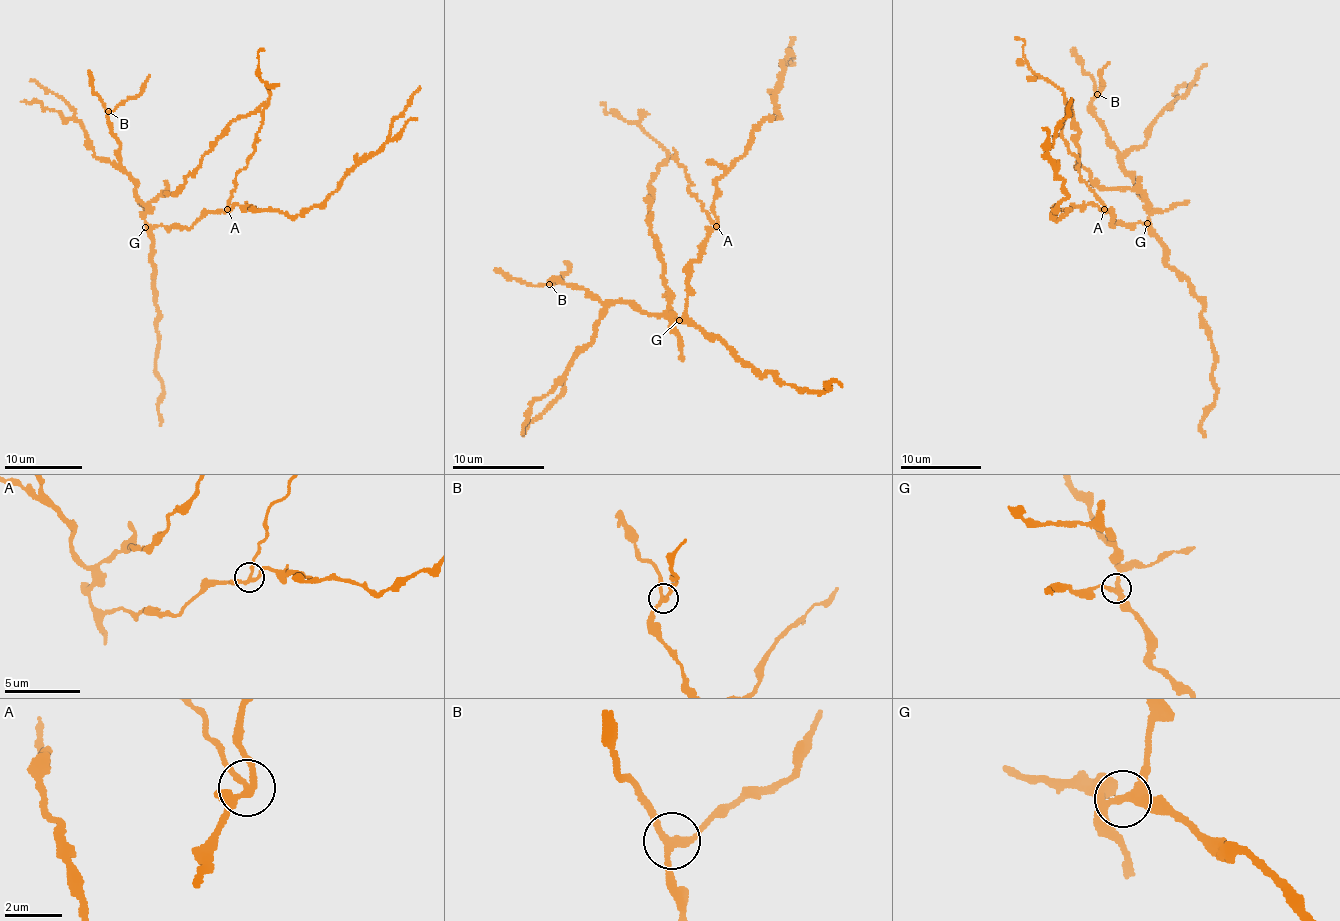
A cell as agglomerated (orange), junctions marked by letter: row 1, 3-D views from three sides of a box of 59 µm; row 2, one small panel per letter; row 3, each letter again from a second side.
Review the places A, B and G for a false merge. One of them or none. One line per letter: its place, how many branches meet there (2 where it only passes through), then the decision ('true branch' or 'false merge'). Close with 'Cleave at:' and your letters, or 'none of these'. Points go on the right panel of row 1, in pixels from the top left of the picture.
A: (1104, 209) | 3 | false merge
B: (1097, 94) | 3 | true branch
G: (1147, 223) | 3 | true branch
Cleave at: A

